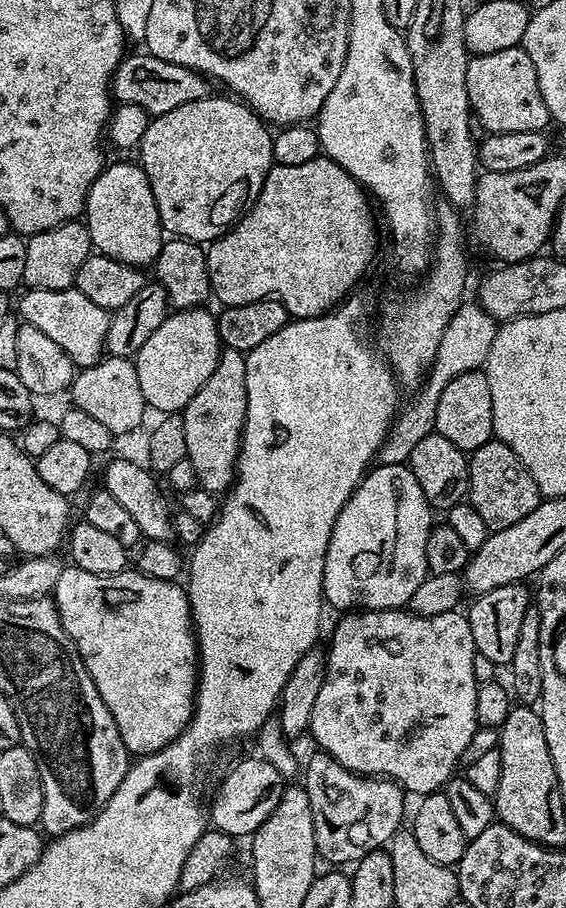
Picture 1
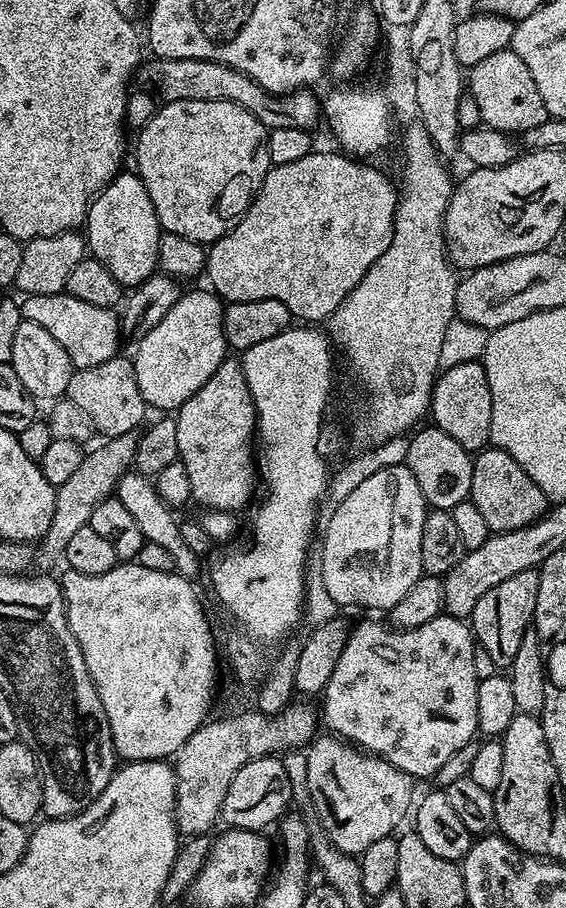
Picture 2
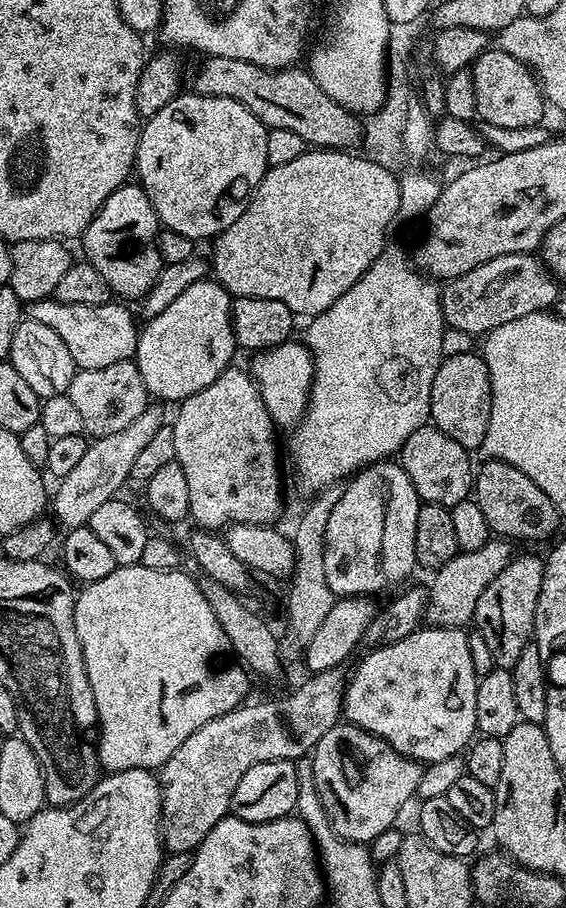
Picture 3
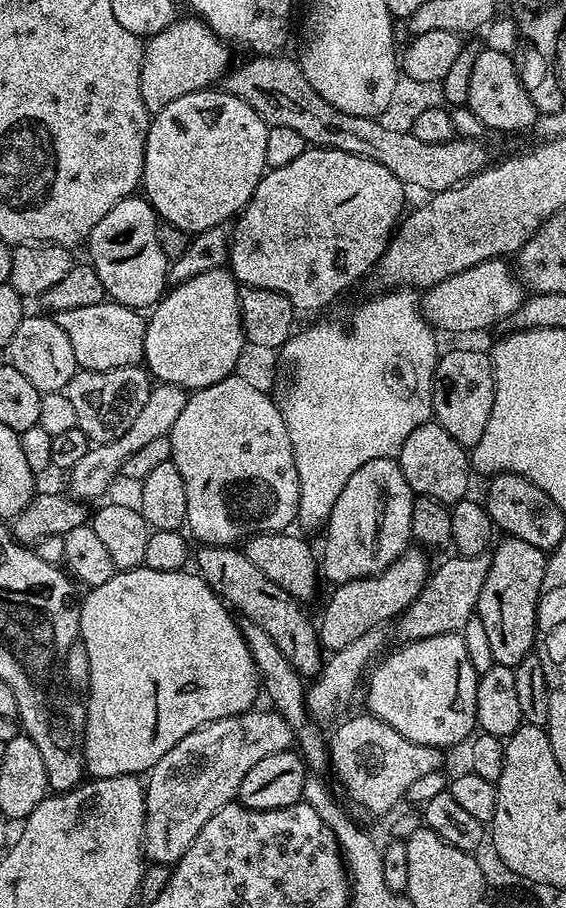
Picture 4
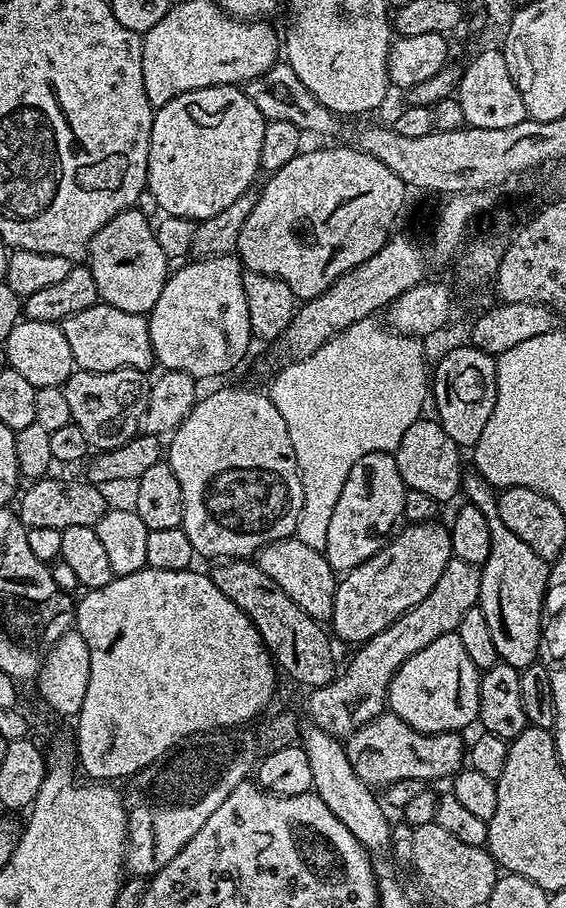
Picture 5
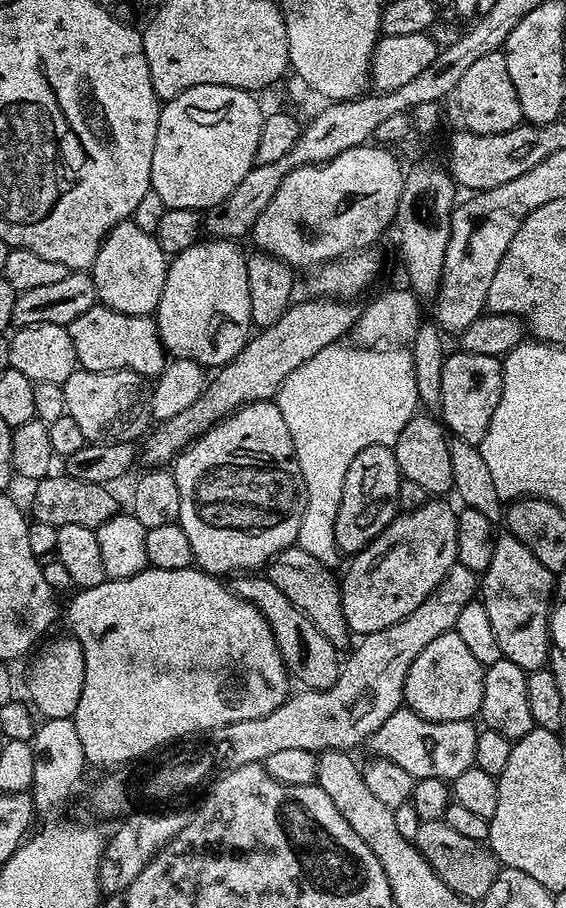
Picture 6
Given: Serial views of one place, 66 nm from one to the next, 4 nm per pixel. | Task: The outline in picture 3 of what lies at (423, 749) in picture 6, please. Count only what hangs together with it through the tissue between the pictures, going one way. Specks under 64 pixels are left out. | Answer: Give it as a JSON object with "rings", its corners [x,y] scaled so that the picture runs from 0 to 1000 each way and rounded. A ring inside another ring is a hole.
{"rings":[[[613,795],[576,804],[576,808],[562,813],[548,834],[562,877],[595,922],[648,932],[701,906],[700,893],[735,877],[749,851],[742,838],[703,830],[703,826],[675,813]],[[594,881],[608,894],[594,891]]]}

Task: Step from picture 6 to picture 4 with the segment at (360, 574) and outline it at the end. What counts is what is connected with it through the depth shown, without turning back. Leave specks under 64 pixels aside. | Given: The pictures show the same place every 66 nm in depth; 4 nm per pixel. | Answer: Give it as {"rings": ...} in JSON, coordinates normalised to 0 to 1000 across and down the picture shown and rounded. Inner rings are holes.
{"rings":[[[735,601],[723,602],[719,608],[689,622],[670,634],[652,634],[648,639],[622,639],[615,643],[588,646],[587,657],[562,682],[562,695],[567,710],[581,719],[618,711],[631,703],[640,703],[647,694],[663,687],[684,687],[712,678],[714,673],[739,659],[760,633],[760,620]]]}

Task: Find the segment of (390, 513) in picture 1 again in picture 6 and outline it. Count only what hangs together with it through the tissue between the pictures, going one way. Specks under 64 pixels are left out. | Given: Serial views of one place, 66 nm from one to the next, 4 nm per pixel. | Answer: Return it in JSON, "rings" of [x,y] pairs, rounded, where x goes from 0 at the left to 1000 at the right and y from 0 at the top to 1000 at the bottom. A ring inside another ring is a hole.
{"rings":[[[645,489],[625,500],[618,518],[611,518],[611,531],[604,535],[604,553],[597,557],[597,570],[590,575],[594,599],[608,610],[627,610],[703,567],[703,540],[707,539],[707,514],[700,499],[684,489]]]}

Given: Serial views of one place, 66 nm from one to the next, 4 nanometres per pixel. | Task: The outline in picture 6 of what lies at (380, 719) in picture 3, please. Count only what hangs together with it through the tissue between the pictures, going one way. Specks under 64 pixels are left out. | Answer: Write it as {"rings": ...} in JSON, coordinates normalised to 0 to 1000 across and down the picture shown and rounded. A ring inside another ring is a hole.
{"rings":[[[804,694],[781,698],[731,725],[714,752],[714,775],[754,793],[834,793],[852,778],[857,732],[830,720]]]}

